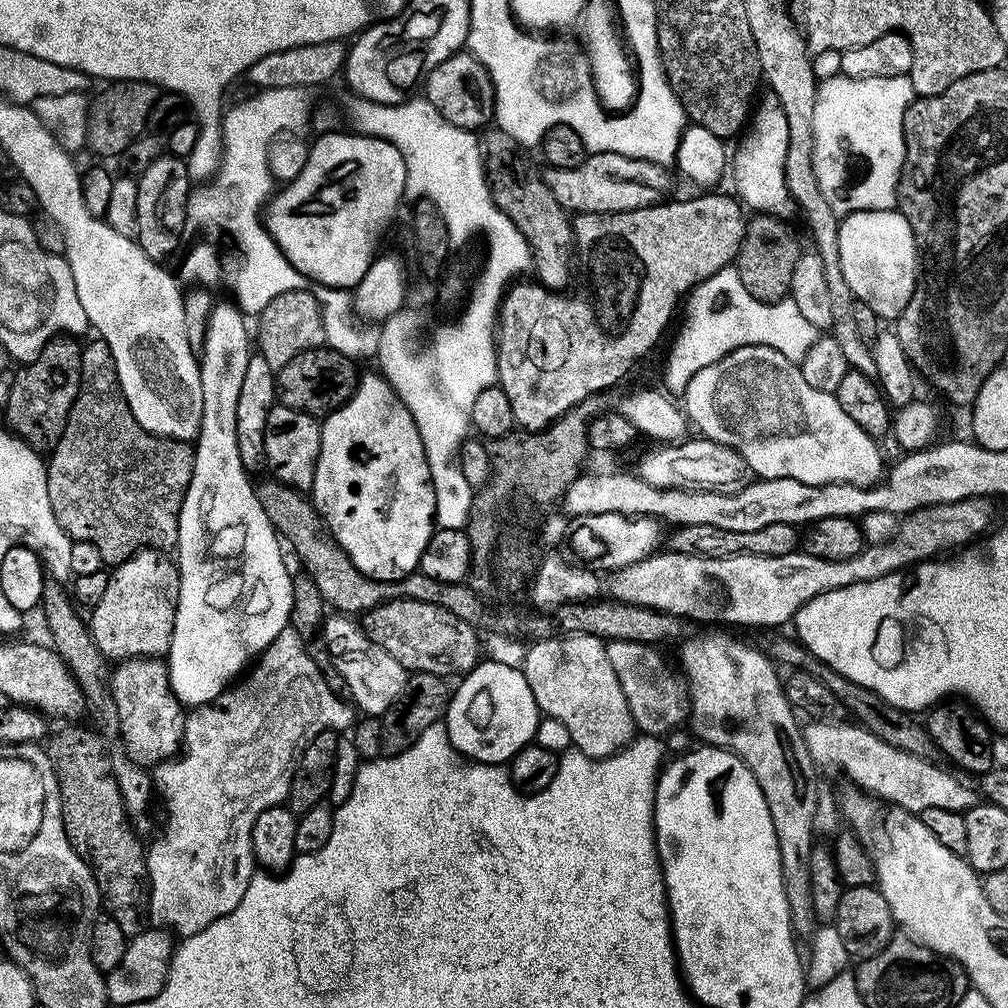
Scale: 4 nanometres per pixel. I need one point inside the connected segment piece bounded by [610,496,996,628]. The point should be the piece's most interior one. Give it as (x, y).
(755, 591)

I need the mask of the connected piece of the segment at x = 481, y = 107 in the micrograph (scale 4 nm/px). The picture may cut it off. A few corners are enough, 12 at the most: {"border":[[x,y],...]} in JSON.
{"border":[[467,50],[438,62],[422,96],[455,128],[493,119],[488,73]]}

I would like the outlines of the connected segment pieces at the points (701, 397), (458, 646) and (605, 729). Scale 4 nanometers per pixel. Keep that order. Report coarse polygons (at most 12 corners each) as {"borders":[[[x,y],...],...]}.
{"borders":[[[770,346],[698,370],[682,408],[763,479],[870,488],[879,446]],[[387,600],[364,633],[409,673],[463,677],[477,629],[442,606]],[[535,641],[522,671],[592,759],[636,727],[605,641]]]}

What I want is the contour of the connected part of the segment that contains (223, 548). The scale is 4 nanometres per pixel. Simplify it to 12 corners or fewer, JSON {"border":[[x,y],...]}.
{"border":[[213,303],[182,502],[170,686],[218,698],[289,627],[238,458],[250,328]]}

